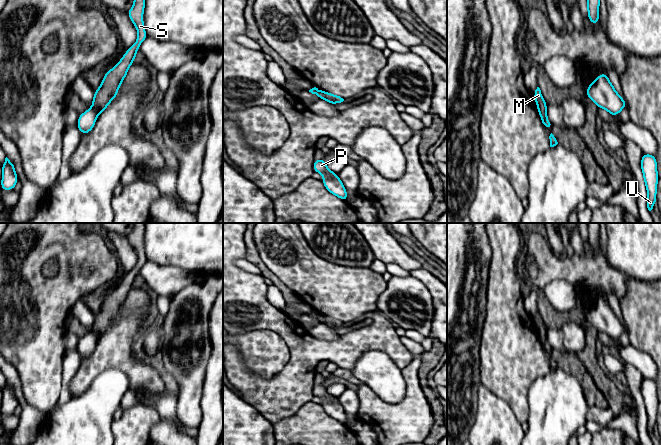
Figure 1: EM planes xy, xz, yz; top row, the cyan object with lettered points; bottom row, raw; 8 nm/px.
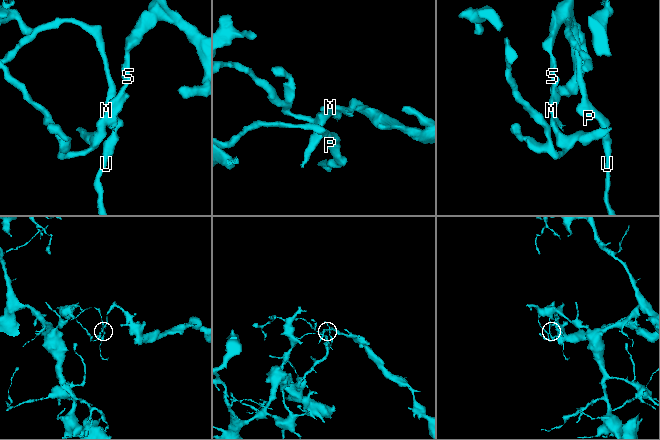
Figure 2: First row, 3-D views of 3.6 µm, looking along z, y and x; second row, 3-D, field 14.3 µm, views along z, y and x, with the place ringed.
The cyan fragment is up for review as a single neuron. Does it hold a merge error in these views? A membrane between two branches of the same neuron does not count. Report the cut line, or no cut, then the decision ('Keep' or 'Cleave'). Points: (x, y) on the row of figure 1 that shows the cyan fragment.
Split along xy (92, 107), (97, 115). Cleave

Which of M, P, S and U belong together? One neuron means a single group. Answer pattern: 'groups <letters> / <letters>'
groups M S / P U

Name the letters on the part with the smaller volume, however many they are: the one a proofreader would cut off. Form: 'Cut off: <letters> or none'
Cut off: M, S

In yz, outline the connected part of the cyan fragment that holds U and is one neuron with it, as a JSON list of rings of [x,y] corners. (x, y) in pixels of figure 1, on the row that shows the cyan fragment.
[[[643,154],[641,159],[641,169],[648,194],[647,208],[651,211],[656,204],[658,182],[657,162],[655,155]]]

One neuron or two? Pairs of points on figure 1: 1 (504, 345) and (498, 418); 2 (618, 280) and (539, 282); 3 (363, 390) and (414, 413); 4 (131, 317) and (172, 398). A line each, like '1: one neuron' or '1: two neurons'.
1: two neurons
2: one neuron
3: one neuron
4: one neuron

